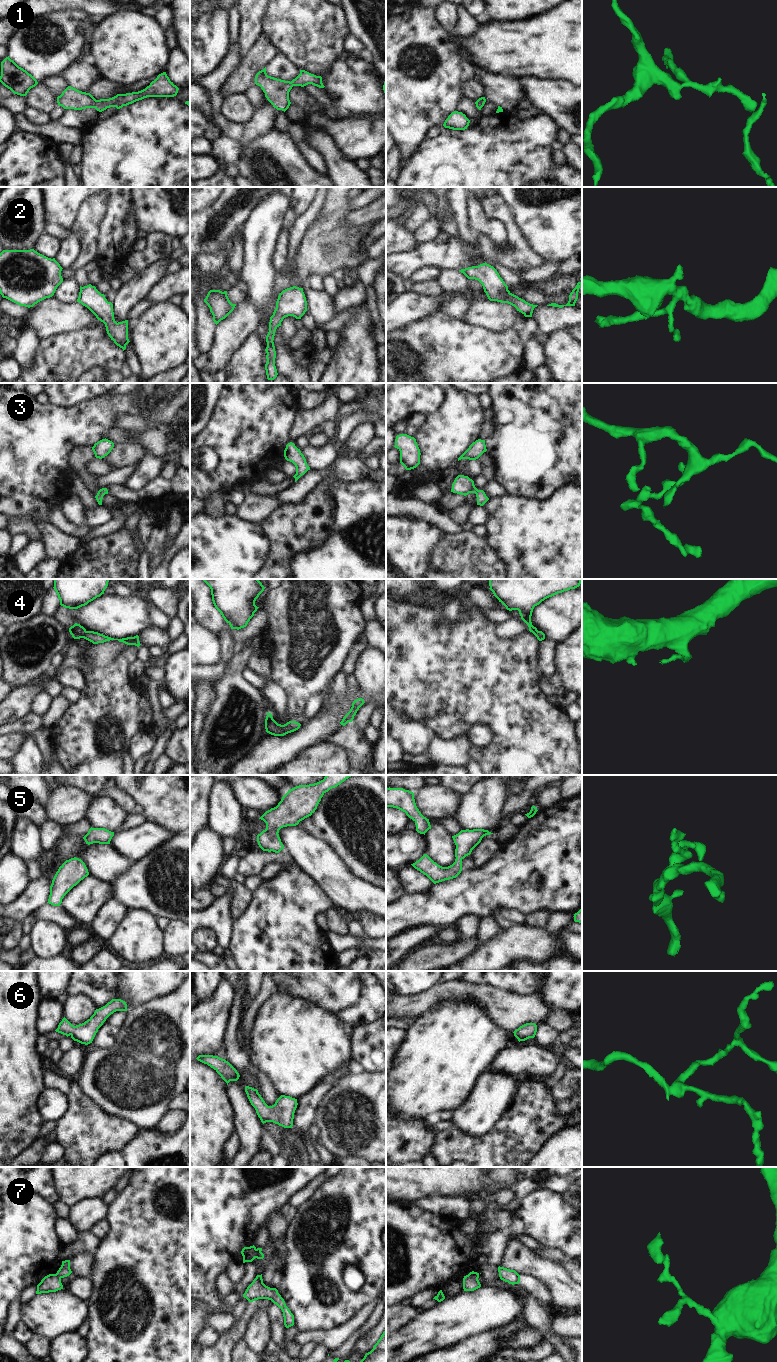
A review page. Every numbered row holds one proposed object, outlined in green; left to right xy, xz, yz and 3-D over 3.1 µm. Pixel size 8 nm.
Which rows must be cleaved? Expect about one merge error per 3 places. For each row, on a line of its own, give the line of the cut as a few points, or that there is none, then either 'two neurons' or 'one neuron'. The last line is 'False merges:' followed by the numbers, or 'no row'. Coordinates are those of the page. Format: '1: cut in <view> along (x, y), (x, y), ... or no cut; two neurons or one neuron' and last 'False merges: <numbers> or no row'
1: no cut; one neuron
2: no cut; one neuron
3: no cut; one neuron
4: no cut; one neuron
5: no cut; one neuron
6: no cut; one neuron
7: cut in xz along (256, 1249), (254, 1257); two neurons
False merges: 7

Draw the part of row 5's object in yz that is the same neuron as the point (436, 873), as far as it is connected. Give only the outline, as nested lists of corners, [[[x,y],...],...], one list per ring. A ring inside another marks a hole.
[[[484,829],[461,830],[452,836],[456,845],[455,862],[442,867],[434,862],[427,854],[411,864],[415,869],[426,875],[434,884],[456,878],[462,871],[462,860],[471,854],[472,850],[481,842],[486,835],[493,834]]]

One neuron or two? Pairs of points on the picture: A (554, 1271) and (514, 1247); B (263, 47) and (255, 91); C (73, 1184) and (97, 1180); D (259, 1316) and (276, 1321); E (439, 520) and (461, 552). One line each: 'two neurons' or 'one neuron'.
A: one neuron
B: two neurons
C: one neuron
D: two neurons
E: two neurons

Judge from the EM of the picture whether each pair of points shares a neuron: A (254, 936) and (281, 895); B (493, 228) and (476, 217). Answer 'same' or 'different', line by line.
A: same
B: same

